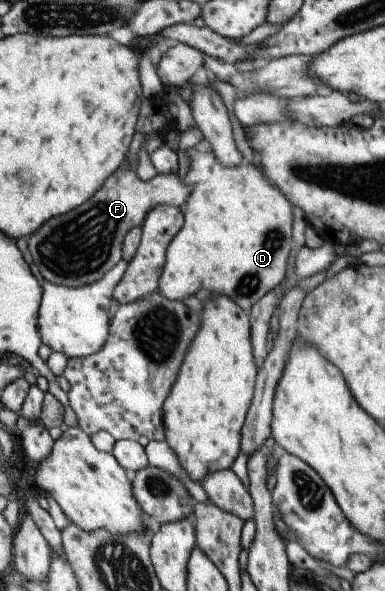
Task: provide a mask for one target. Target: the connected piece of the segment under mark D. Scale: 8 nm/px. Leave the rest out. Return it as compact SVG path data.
M203 148L189 149L189 167L185 182L191 184L190 194L182 206L183 225L171 239L165 252L163 273L159 277L161 297L182 301L197 291L215 291L231 297L247 314L251 307L283 280L289 251L293 248L291 223L292 205L286 197L264 179L259 167L243 161L235 167L223 167Z

